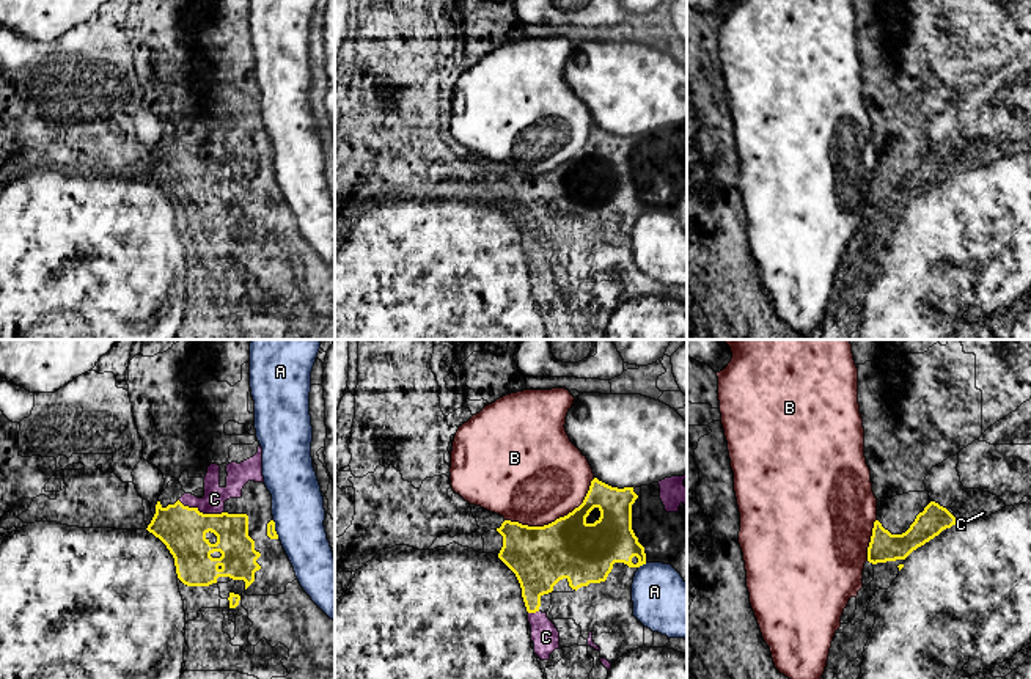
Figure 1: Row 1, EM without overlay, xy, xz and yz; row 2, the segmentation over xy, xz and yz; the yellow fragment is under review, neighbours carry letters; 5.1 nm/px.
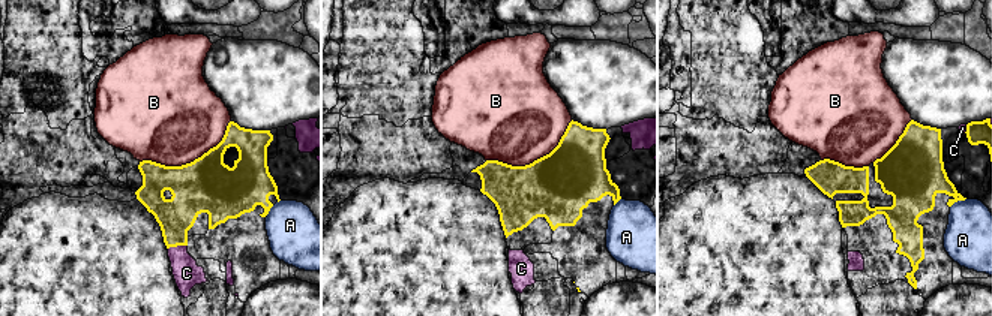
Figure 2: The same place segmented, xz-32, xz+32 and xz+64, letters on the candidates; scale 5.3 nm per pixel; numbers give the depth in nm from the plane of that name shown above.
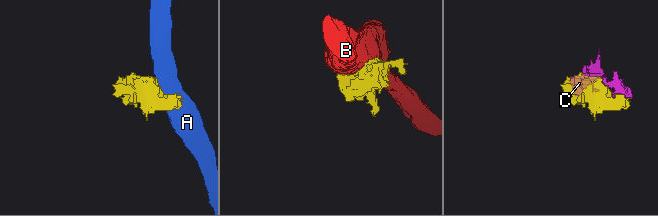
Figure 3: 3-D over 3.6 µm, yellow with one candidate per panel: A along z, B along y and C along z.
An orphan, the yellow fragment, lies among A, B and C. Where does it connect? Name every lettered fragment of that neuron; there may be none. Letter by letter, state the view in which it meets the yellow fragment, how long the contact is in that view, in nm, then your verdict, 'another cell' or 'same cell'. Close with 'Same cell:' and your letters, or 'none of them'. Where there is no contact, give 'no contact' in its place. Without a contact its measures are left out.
A: contact in xy; length 100 nm; another cell
B: contact in xz; length 500 nm; another cell
C: contact in xy; length 240 nm; another cell
Same cell: none of them

